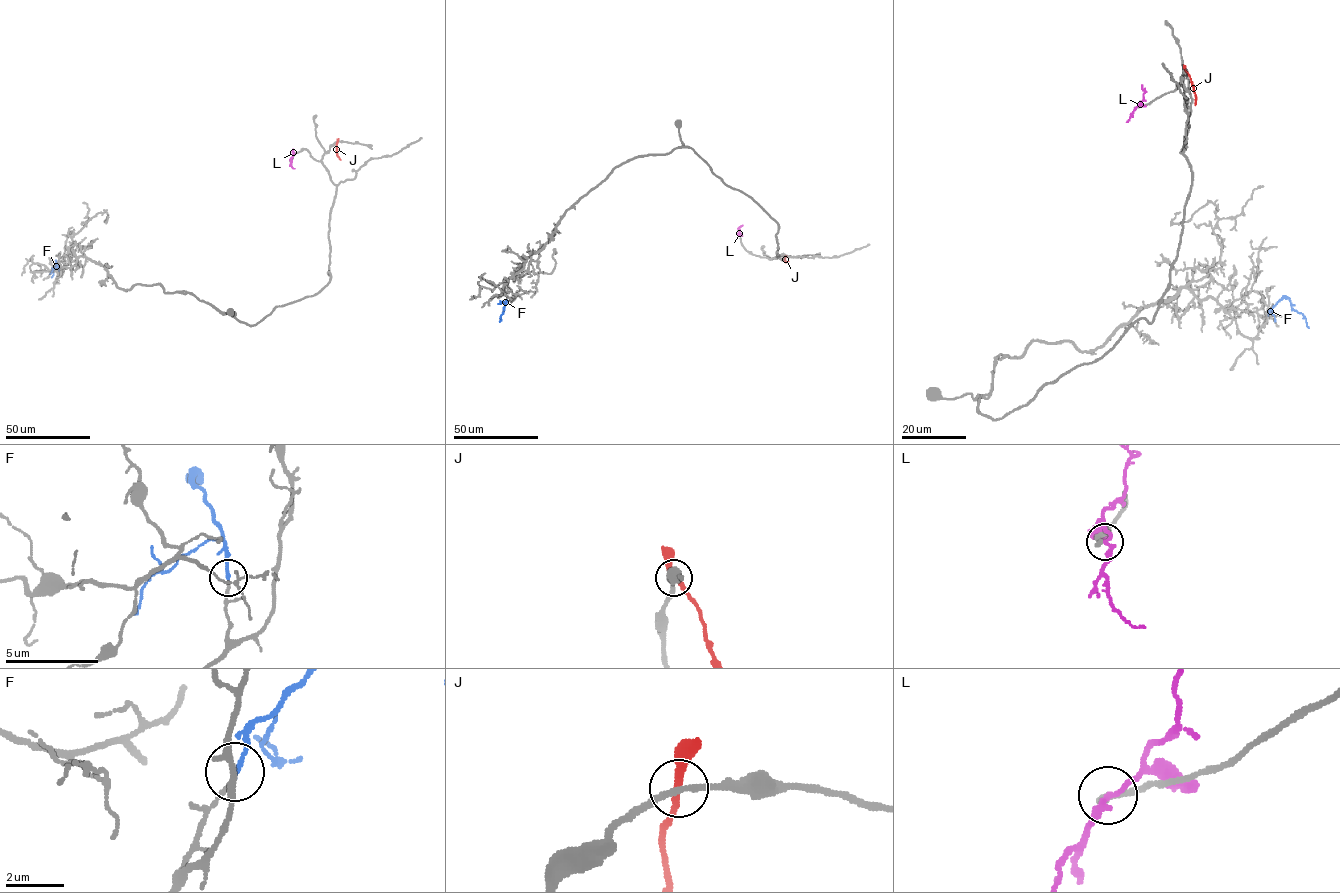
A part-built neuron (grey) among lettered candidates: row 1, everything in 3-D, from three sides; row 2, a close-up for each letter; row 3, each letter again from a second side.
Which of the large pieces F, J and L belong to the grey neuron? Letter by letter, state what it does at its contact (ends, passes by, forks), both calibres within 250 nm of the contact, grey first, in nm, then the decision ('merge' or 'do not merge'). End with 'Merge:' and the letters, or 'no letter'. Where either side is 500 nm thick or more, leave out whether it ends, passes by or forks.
F: it ends | 140/160 nm | merge
J: it passes by | 200/240 nm | do not merge
L: it passes by | 240/180 nm | do not merge
Merge: F

